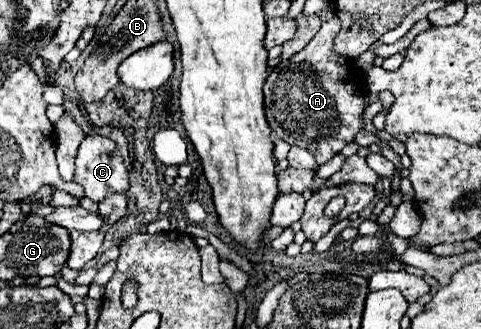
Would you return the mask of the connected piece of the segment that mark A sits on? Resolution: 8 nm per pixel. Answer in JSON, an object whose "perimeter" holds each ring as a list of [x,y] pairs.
{"perimeter":[[[337,17],[323,23],[319,33],[303,51],[293,55],[289,61],[281,61],[269,73],[263,87],[265,117],[269,127],[275,129],[277,135],[289,145],[297,145],[313,153],[317,165],[327,163],[335,153],[353,141],[359,129],[363,129],[363,75],[351,67],[351,59],[331,51],[339,29],[341,23]]]}

